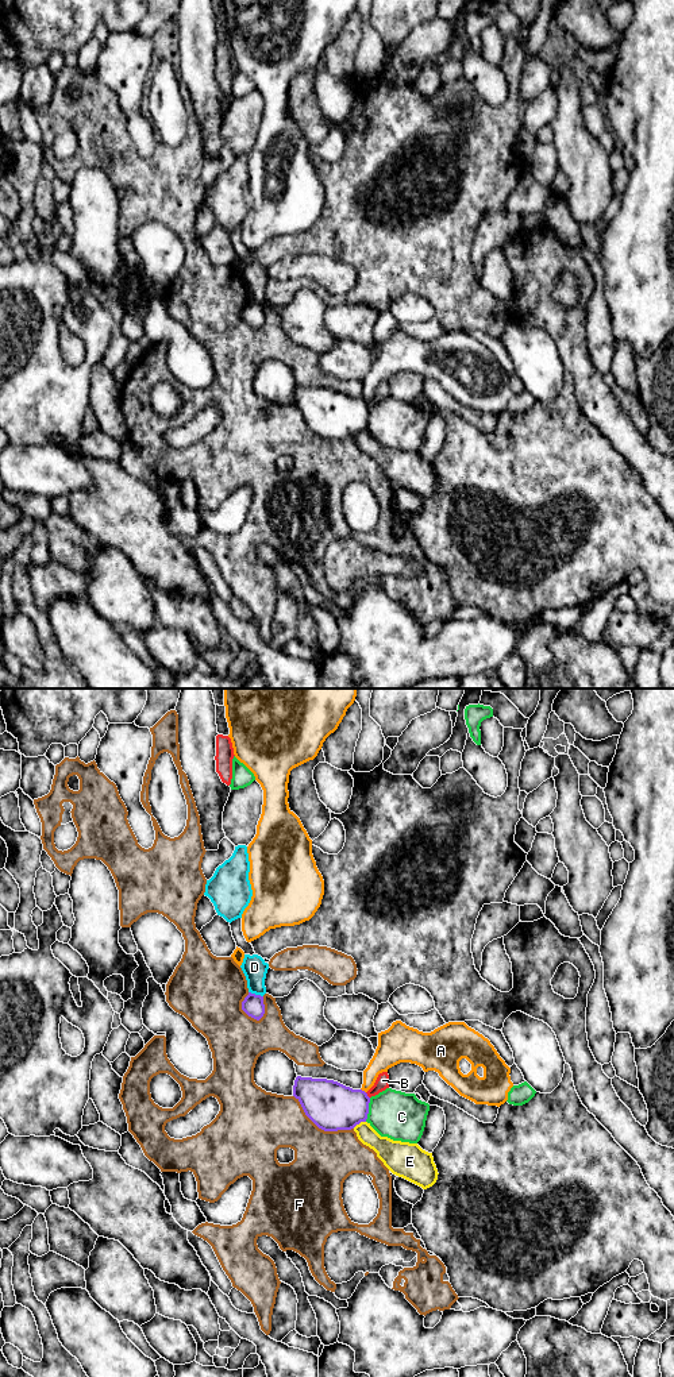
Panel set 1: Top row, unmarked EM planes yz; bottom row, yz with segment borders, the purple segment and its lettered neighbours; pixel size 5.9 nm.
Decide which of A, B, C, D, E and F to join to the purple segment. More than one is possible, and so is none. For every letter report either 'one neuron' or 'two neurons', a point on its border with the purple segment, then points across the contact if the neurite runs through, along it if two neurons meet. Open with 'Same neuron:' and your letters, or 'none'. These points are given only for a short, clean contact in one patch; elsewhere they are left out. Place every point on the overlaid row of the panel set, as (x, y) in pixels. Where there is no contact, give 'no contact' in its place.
Same neuron: none
A: two neurons | yz (364, 1091) | along yz (361, 1088), (365, 1092)
B: two neurons | yz (366, 1095) | along yz (365, 1092), (369, 1098)
C: two neurons | yz (368, 1110) | along yz (370, 1098), (365, 1121)
D: two neurons | yz (254, 994)
E: two neurons | yz (358, 1123)
F: two neurons | yz (320, 1127)

